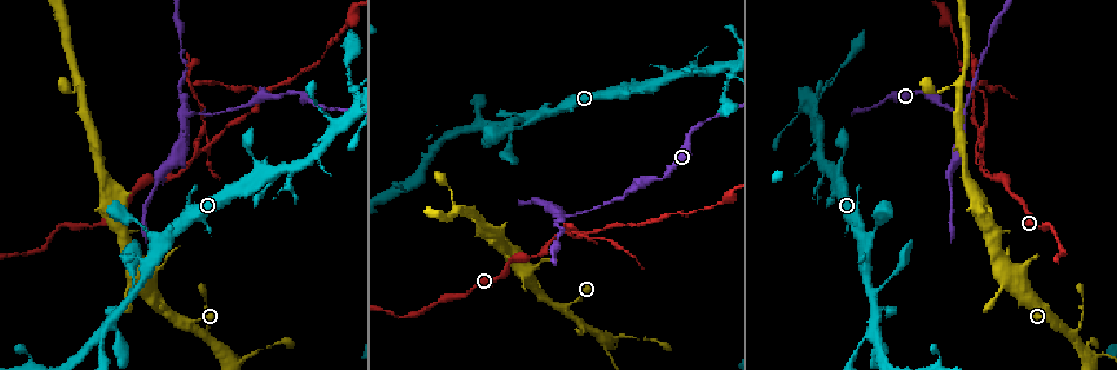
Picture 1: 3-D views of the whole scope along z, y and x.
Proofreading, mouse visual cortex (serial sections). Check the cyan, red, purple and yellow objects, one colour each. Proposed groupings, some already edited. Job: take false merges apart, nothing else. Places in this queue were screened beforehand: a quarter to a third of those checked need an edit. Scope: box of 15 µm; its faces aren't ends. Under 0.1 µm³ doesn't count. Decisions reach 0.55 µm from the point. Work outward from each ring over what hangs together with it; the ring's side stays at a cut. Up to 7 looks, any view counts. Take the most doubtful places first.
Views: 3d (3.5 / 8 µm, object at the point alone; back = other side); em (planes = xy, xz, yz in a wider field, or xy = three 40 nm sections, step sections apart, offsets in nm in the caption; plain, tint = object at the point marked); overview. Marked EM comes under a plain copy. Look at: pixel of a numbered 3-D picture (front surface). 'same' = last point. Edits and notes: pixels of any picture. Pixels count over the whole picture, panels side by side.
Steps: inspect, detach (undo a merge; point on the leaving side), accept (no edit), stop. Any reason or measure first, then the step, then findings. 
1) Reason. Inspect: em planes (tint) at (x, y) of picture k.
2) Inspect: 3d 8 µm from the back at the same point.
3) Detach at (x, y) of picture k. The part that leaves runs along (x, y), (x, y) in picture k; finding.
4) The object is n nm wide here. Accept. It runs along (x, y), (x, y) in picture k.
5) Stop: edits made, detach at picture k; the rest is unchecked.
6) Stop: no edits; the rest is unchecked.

Arms run side by side. Inspect: 3d 3.5 µm at (192, 157) of picture 1.

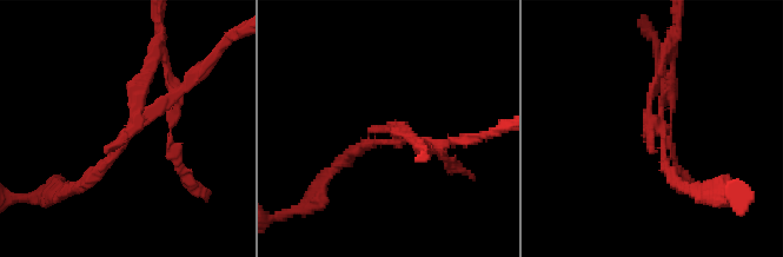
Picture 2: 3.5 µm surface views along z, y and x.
Shape alone is not enough. Inspect: em xy step 5 (tint) at (660, 136) of picture 2.

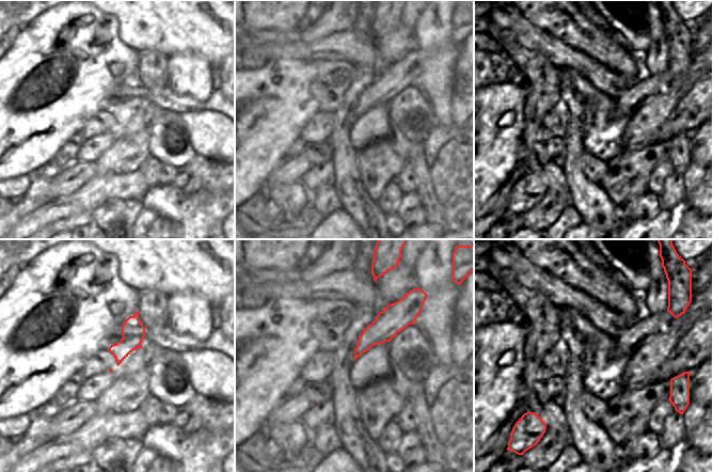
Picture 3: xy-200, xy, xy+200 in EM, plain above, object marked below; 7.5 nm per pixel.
3 arms meet here; the arms are 150, 150, 200 nm wide. Detach at (424, 157) of picture 2. The part that leaves runs along (132, 120), (160, 30) in picture 2; two cells meet here.

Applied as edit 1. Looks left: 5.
Redraw. Inspect: overview.

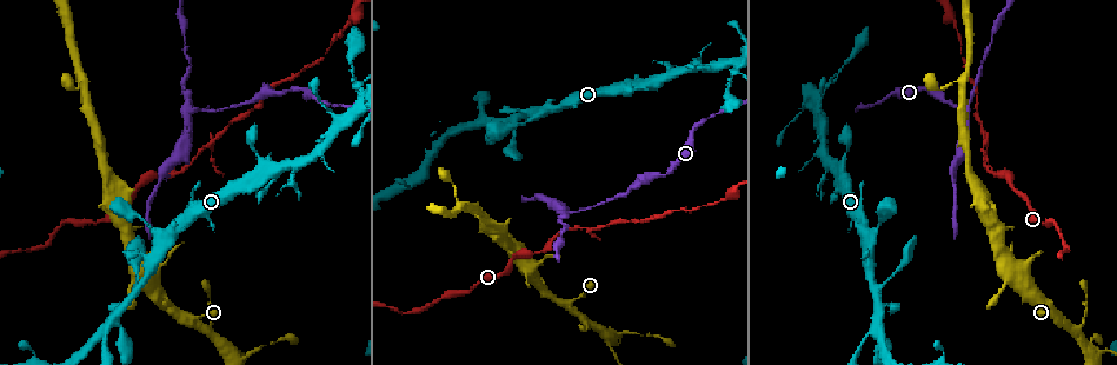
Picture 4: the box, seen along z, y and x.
Calibre changes. Inspect: 3d 3.5 µm at (692, 131) of picture 4.

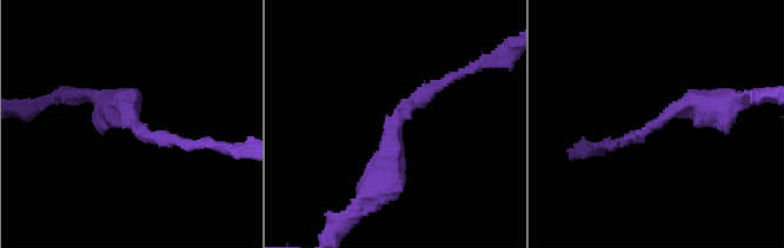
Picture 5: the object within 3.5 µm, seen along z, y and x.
The arms are 150, 400 nm wide. Inspect: em xy step 2 (tint) at (396, 117) of picture 5.

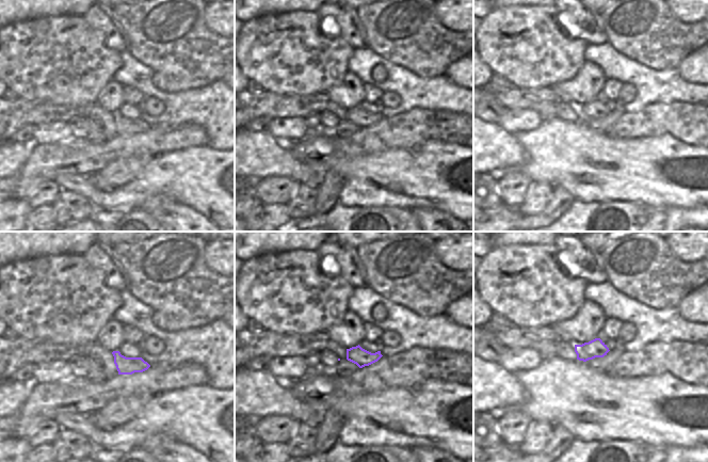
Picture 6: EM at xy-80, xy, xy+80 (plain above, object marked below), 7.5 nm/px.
The object is 140 nm wide here. Accept. It runs along (374, 190), (397, 115), (458, 76) in picture 5; one cell here.

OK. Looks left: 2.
Three arms meet. Inspect: 3d 8 µm at (567, 213) of picture 4.

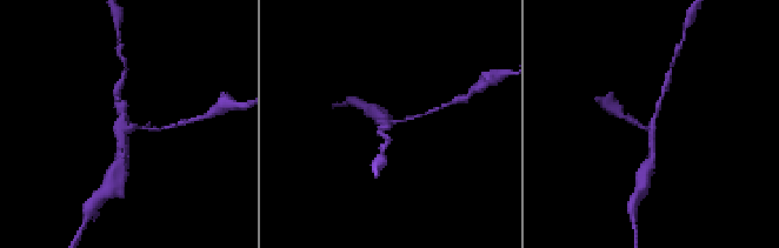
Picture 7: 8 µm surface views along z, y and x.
3 arms meet here; the arms are 100, 150, 150 nm wide; need the tissue. Inspect: em xy step 3 (tint) at (128, 130) of picture 7.

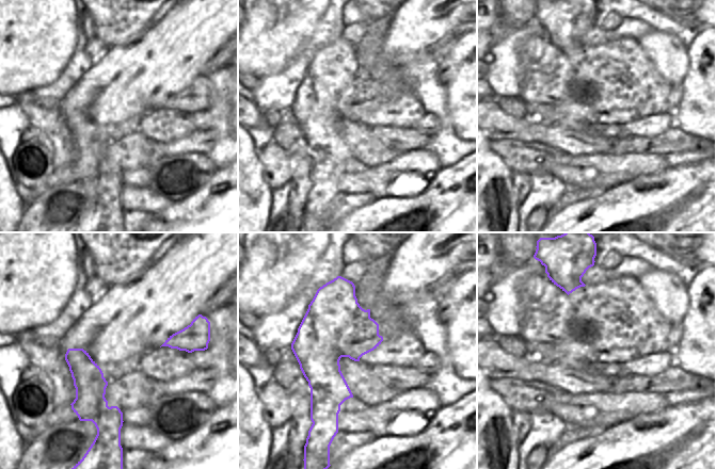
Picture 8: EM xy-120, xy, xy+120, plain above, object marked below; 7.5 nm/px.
Detach at (125, 153) of picture 7. The part that leaves runs along (125, 129), (124, 158), (112, 176) in picture 7; two cells meet here.

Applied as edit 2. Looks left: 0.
Stop: edits made, detach at picture 2, detach at picture 7; the rest is unchecked.

